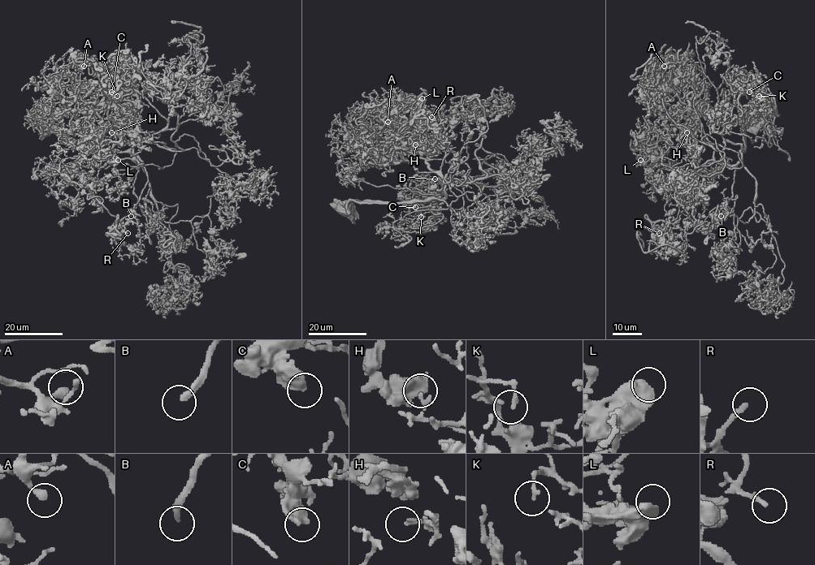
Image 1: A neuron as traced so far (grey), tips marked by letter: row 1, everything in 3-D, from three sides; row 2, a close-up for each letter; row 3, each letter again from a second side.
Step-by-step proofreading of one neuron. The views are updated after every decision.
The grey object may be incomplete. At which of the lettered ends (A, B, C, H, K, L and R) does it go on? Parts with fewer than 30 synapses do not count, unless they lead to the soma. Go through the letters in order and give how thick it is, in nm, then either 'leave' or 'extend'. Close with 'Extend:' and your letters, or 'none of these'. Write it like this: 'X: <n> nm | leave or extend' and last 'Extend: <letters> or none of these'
A: 320 nm | extend
B: 240 nm | extend
C: 440 nm | leave
H: 160 nm | leave
K: 170 nm | leave
L: 500 nm | leave
R: 220 nm | extend
Extend: A, B, R

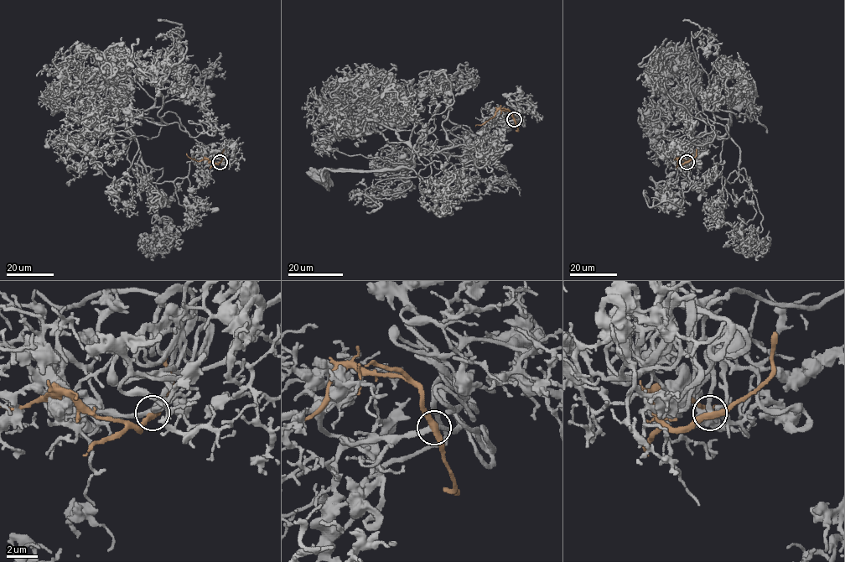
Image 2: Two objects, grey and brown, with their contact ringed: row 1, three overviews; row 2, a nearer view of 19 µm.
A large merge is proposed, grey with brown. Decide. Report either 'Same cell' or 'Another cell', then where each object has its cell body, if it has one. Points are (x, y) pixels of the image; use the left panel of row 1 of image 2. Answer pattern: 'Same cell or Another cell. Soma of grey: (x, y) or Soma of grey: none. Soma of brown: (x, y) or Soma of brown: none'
Another cell. Soma of grey: (53, 97). Soma of brown: none

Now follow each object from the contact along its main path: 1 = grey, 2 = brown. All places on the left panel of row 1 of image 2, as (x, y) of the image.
1: (220, 161), (221, 144), (199, 143), (178, 122), (136, 115), (119, 125), (93, 123), (53, 97)
2: (220, 161), (216, 163), (206, 158), (197, 161), (186, 153)

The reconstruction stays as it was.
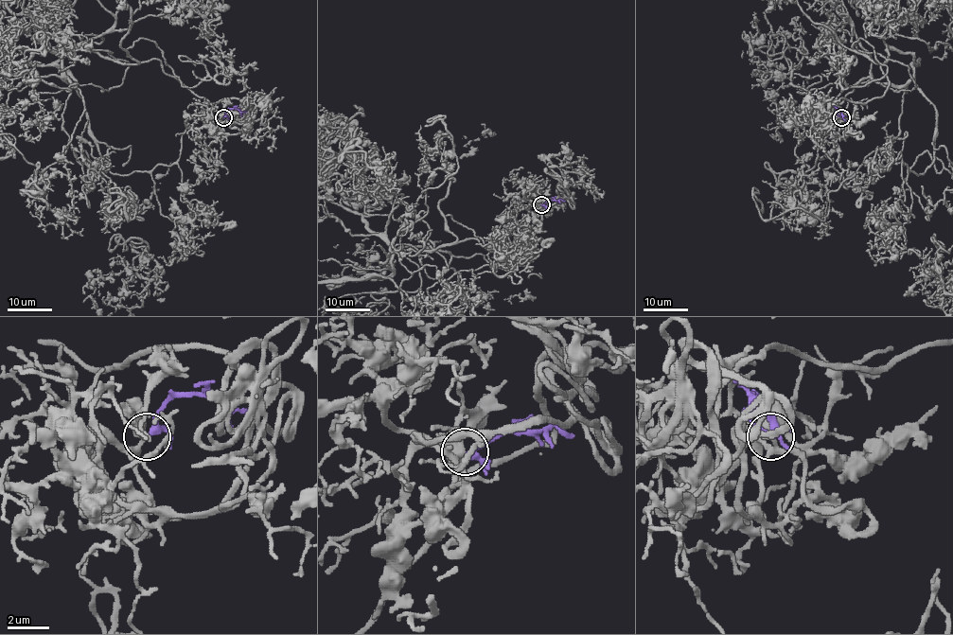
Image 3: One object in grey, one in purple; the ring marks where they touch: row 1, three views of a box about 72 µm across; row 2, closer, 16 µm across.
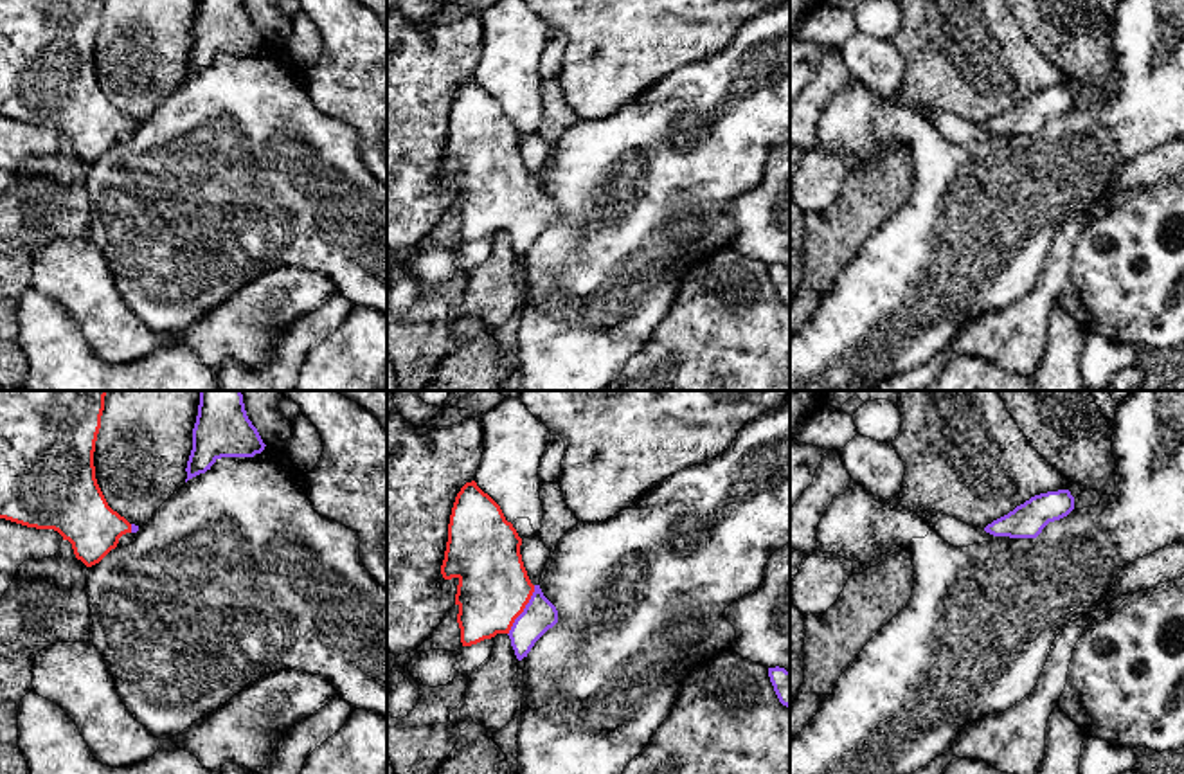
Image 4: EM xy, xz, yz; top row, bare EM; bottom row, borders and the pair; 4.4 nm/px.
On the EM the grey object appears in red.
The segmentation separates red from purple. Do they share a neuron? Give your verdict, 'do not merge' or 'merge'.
merge

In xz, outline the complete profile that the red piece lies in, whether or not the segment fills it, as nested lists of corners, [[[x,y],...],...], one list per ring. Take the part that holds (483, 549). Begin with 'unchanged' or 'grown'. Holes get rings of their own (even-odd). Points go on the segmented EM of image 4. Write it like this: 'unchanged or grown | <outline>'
grown | [[[475,481],[466,482],[455,497],[441,574],[457,578],[455,605],[462,646],[477,644],[497,634],[507,634],[518,661],[558,623],[556,607],[533,585],[520,554],[522,538],[506,520],[500,506]]]

